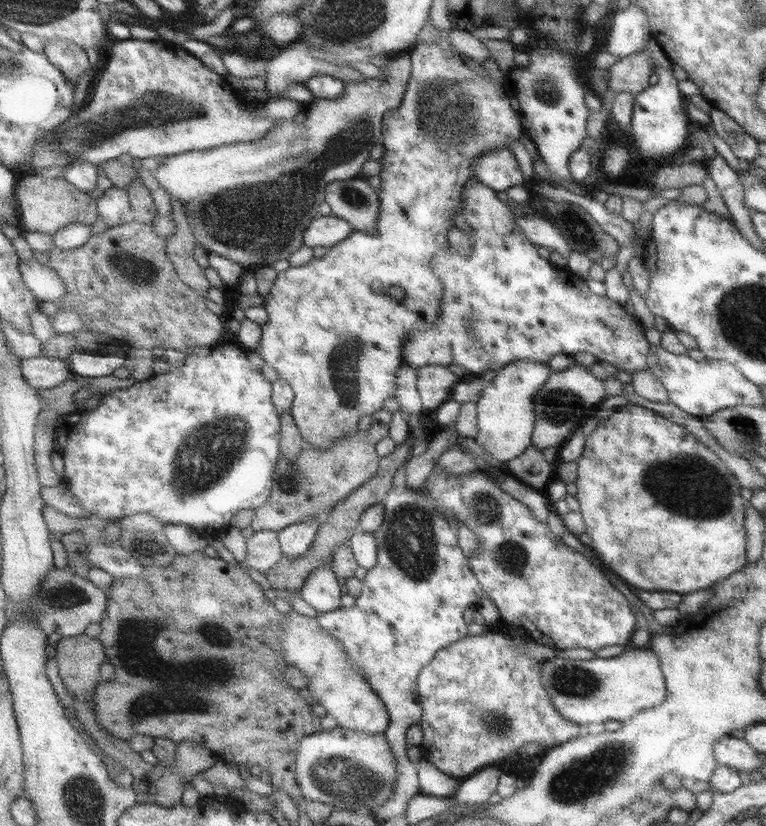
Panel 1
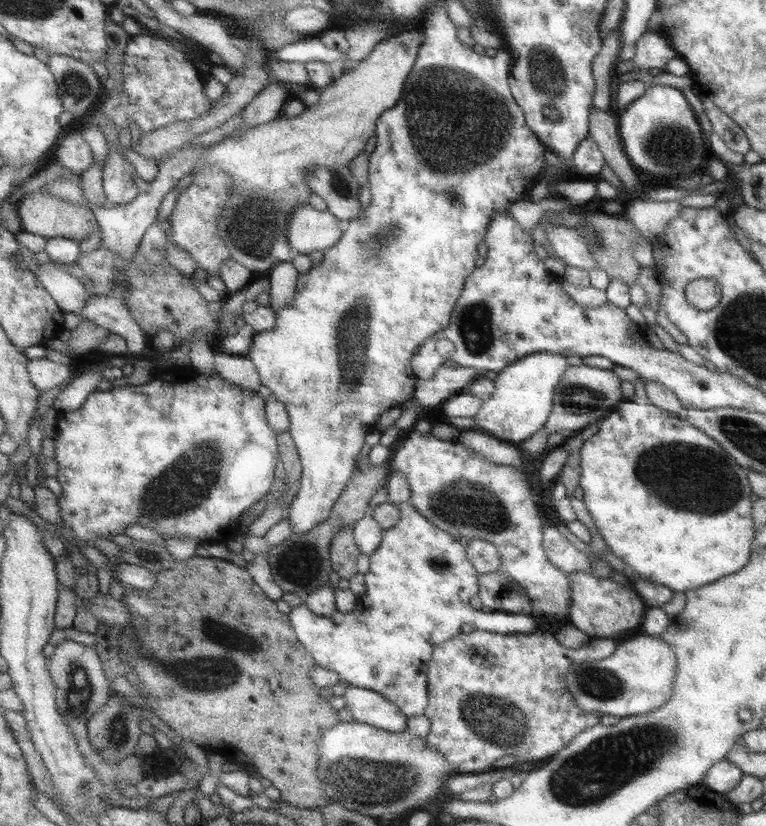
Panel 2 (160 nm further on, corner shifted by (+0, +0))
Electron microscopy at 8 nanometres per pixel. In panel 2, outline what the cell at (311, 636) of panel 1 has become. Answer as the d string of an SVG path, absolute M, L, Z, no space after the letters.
M348 684L344 698L357 721L399 732L409 729L409 716L385 694Z

